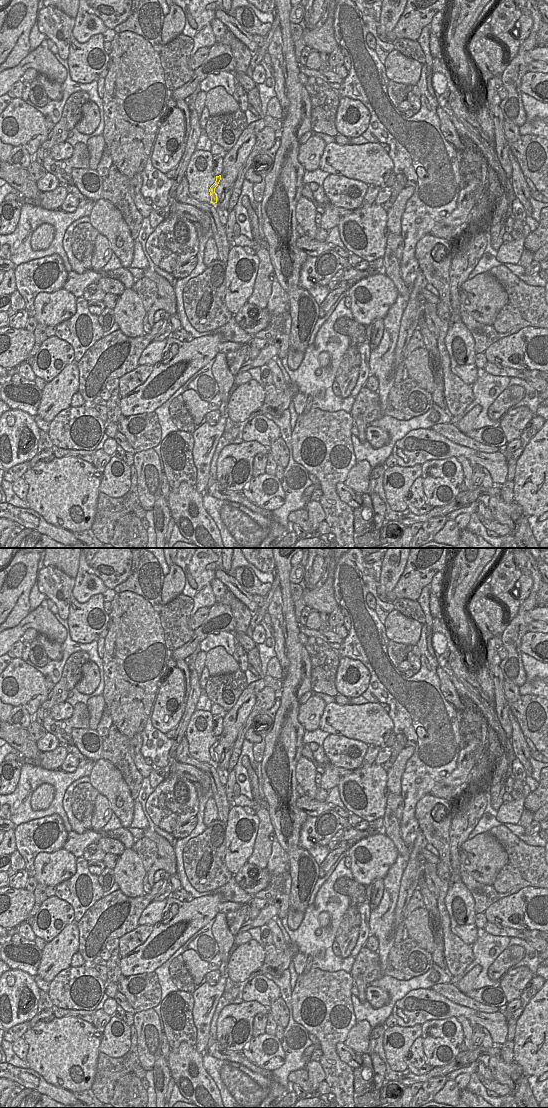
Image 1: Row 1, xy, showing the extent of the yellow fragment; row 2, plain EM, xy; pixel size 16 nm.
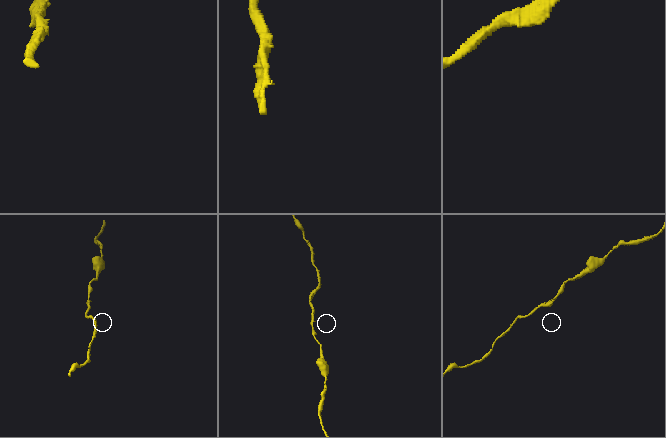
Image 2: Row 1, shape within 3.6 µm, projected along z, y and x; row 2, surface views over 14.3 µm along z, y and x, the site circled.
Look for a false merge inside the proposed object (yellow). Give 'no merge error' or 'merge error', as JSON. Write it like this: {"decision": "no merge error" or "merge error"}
{"decision": "no merge error"}

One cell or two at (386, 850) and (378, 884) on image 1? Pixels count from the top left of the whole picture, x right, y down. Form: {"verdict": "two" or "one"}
{"verdict": "two"}

